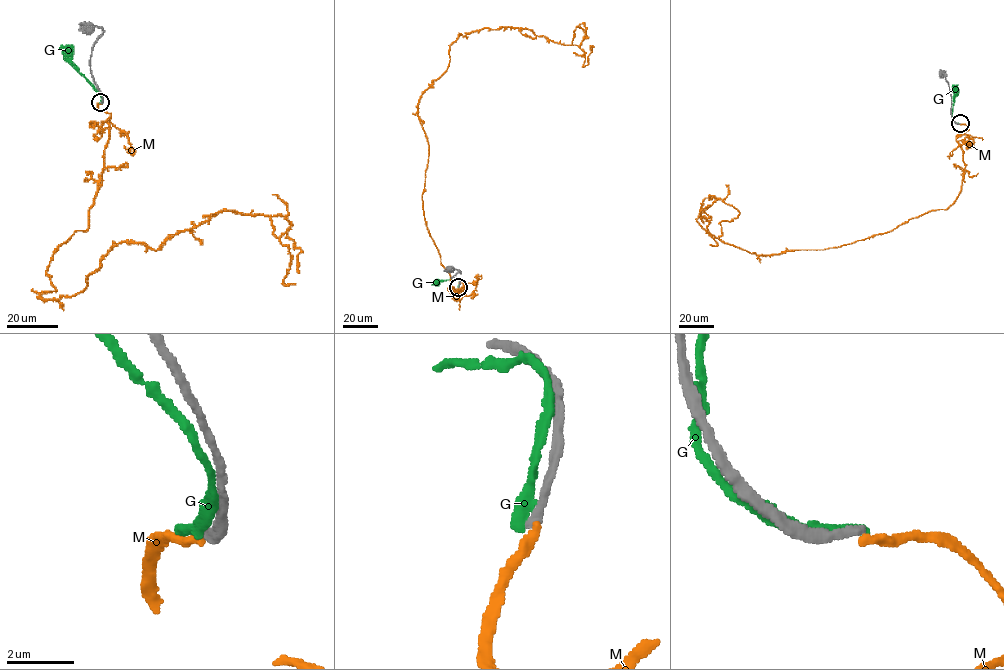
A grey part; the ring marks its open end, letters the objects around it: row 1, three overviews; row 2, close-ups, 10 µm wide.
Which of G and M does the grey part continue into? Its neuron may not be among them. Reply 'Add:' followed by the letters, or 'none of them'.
Add: none of them

